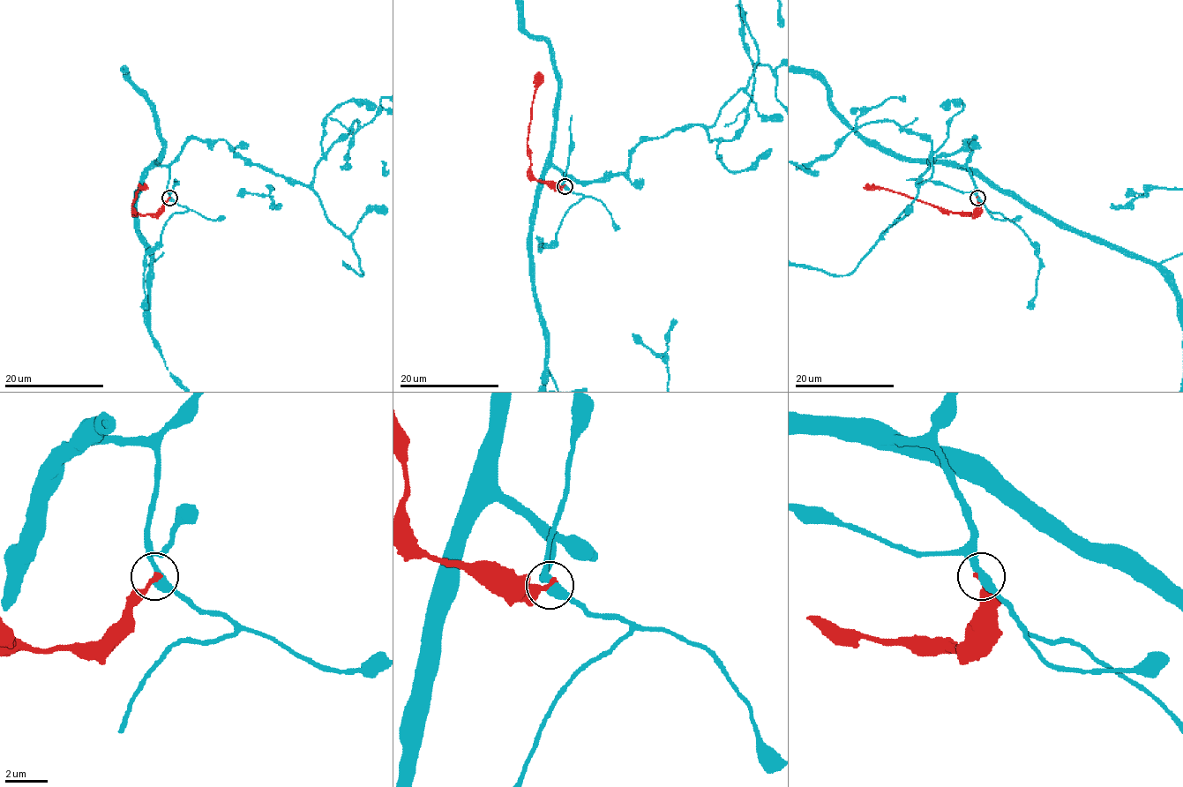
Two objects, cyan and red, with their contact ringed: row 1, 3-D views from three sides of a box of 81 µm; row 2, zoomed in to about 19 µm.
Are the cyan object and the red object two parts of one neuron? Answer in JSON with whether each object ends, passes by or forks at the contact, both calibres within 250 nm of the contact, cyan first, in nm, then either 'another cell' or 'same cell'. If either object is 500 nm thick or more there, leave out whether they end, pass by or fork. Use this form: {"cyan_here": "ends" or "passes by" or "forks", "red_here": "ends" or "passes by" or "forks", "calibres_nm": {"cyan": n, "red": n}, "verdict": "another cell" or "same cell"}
{"cyan_here": "passes by", "red_here": "ends", "calibres_nm": {"cyan": 380, "red": 280}, "verdict": "same cell"}

